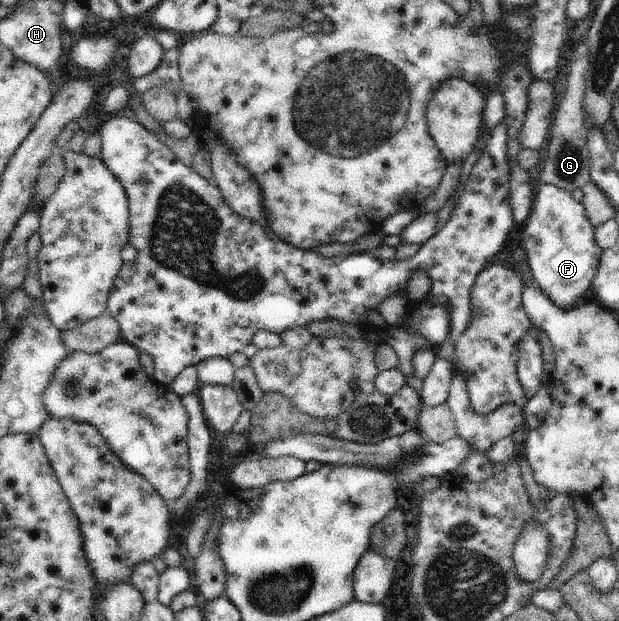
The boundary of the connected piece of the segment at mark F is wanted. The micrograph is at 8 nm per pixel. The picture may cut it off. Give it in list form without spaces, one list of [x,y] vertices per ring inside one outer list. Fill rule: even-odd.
[[[539,184],[533,209],[522,227],[521,239],[525,245],[528,281],[536,284],[557,307],[572,308],[575,301],[591,287],[593,277],[597,275],[603,250],[595,241],[594,231],[595,228],[589,221],[585,207],[571,196],[571,192],[553,184]]]

